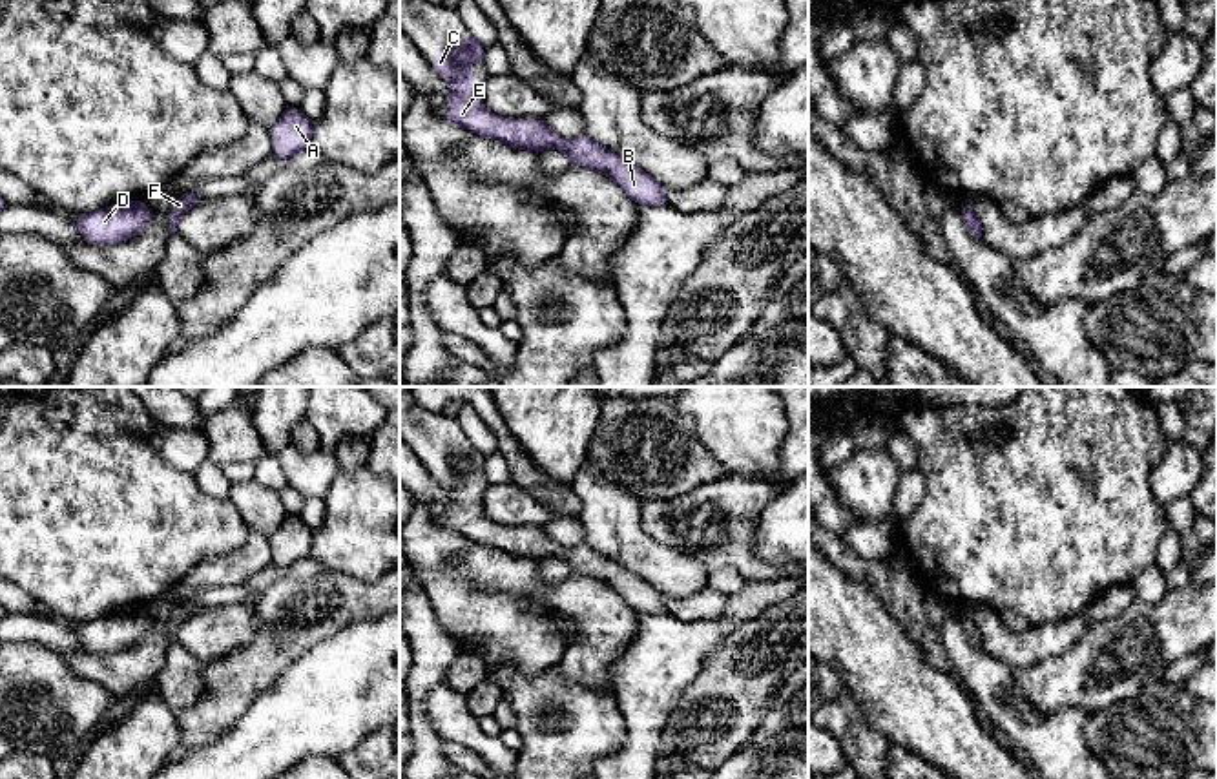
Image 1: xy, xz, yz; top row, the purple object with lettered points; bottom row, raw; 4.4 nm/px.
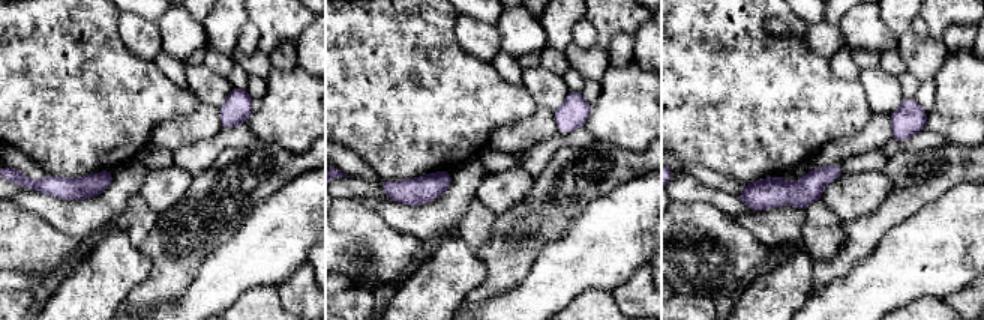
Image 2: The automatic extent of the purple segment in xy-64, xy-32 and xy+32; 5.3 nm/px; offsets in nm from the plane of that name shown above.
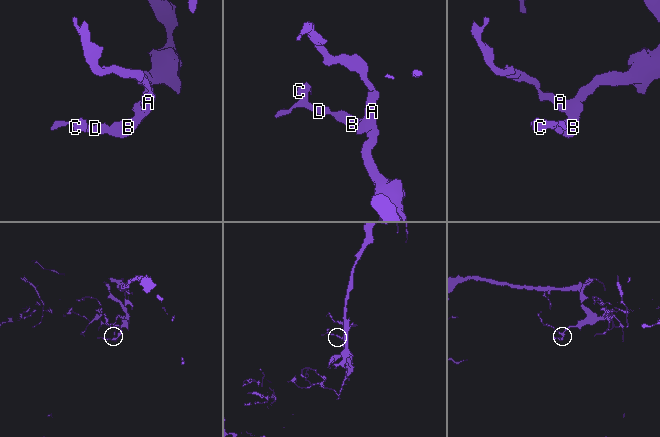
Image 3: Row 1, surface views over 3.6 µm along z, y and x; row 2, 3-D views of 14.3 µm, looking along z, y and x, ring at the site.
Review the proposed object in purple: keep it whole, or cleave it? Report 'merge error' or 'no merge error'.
no merge error

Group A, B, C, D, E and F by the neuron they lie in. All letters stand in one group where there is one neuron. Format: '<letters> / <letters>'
A B C D E F

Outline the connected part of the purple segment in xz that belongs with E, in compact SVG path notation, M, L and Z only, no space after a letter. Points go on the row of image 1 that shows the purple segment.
M471 33L452 35L451 38L452 42L431 62L431 68L449 86L445 108L452 111L442 122L469 128L476 135L535 153L546 148L558 148L569 157L571 164L582 164L611 177L637 204L668 204L662 184L609 148L600 146L586 133L564 139L555 135L544 119L505 119L487 111L482 102L474 100L474 71L447 75L449 64L474 64L485 60L485 47L476 42Z

